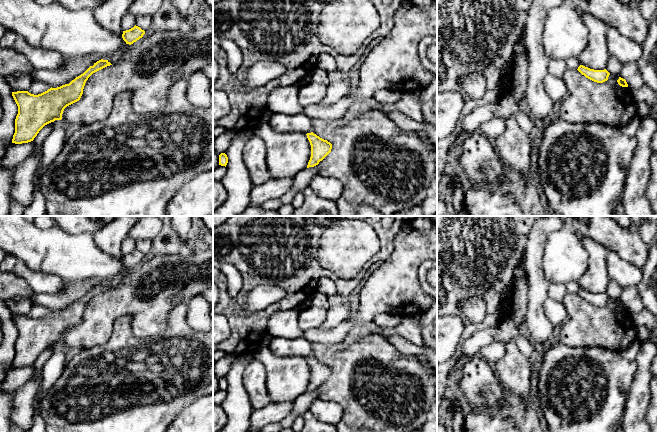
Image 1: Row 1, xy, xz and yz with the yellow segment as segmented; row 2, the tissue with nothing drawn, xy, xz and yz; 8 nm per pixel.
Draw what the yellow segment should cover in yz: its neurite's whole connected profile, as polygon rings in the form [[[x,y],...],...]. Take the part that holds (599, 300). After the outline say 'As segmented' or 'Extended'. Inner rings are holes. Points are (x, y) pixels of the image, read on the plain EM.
[[[580,289],[577,293],[582,299],[584,299],[586,302],[597,306],[597,307],[603,307],[608,304],[608,301],[610,297],[604,293],[604,294],[594,294],[590,293],[588,291],[585,291],[583,289]]]. As segmented

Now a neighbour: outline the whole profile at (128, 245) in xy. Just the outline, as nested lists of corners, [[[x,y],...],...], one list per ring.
[[[127,236],[121,244],[121,254],[126,255],[133,252],[136,248],[136,241]]]

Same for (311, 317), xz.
[[[310,306],[299,312],[298,324],[302,331],[321,326],[327,316],[327,310],[321,307]]]

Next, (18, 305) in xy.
[[[16,296],[5,301],[8,310],[12,314],[28,315],[32,308],[32,300],[27,297]]]

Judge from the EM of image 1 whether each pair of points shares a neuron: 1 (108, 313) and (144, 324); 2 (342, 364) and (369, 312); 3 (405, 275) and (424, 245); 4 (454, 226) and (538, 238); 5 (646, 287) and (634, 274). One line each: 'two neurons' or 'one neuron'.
1: one neuron
2: two neurons
3: one neuron
4: two neurons
5: two neurons

